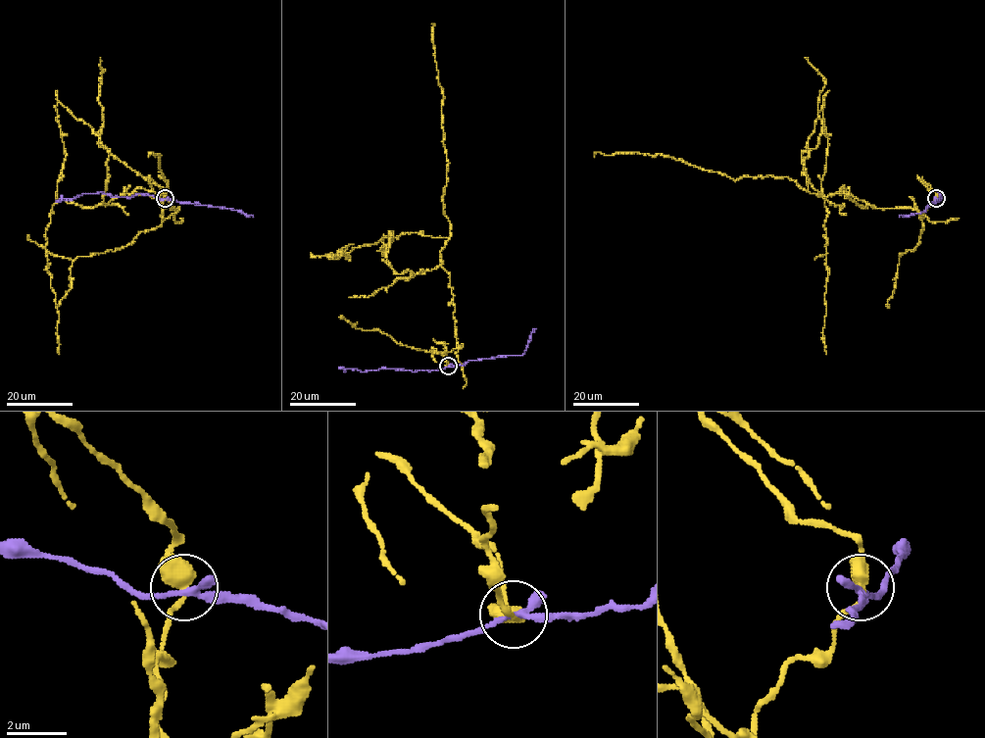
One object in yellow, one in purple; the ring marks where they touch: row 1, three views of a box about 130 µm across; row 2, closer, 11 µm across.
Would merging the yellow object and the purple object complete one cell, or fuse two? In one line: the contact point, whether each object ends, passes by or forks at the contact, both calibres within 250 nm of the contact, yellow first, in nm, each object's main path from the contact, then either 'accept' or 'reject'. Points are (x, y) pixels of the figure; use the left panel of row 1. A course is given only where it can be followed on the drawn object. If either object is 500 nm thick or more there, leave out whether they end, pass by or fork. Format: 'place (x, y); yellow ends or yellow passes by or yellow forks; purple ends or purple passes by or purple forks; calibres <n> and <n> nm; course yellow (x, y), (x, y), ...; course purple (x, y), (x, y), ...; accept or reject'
place (165, 198); yellow passes by; purple forks; calibres 440 and 180 nm; course yellow (166, 198), (169, 218), (166, 194), (157, 197), (166, 191), (59, 102), (65, 160), (45, 249), (59, 354); course purple (166, 198), (135, 194), (118, 197), (101, 192), (83, 193), (55, 201); reject

